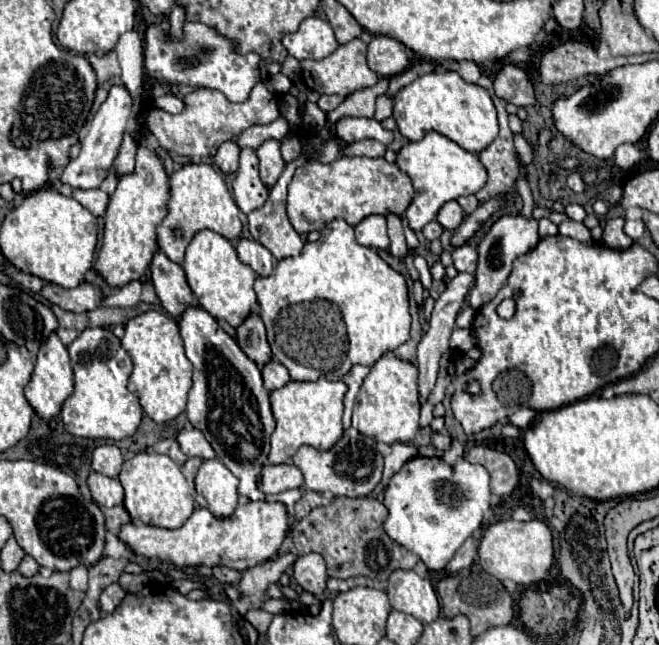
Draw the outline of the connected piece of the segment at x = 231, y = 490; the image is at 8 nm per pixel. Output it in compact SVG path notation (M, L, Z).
M205 460L197 472L195 478L195 502L198 506L209 508L215 516L231 516L233 510L237 508L237 484L239 480L217 460Z

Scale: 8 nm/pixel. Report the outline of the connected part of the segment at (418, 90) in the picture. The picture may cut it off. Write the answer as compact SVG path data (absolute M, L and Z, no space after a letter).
M457 72L423 74L415 82L401 88L393 100L393 118L399 132L409 140L421 140L427 132L435 130L455 144L461 144L467 152L477 154L497 138L497 112L487 90L465 82Z

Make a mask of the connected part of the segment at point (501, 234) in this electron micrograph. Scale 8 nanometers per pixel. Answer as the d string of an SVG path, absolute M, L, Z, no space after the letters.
M503 214L499 220L495 220L479 242L479 266L475 272L475 284L469 292L469 306L473 310L479 310L485 302L493 300L495 294L507 284L513 260L535 248L537 242L537 220L525 218L523 214Z

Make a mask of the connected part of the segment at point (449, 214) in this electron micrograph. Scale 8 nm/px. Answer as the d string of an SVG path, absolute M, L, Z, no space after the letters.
M457 200L443 204L441 210L437 212L437 222L447 230L455 230L461 224L461 220L463 220L463 208L457 204Z

